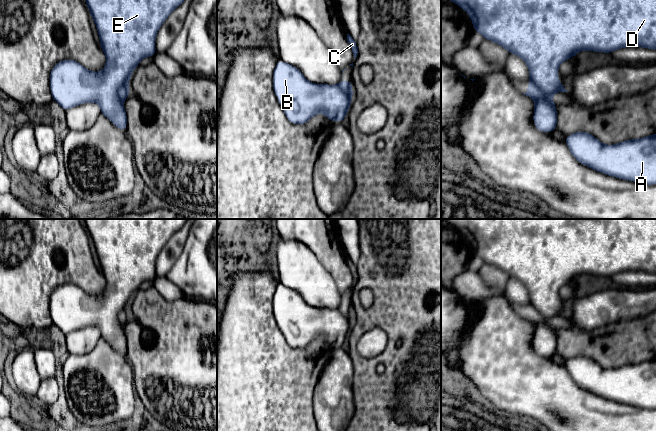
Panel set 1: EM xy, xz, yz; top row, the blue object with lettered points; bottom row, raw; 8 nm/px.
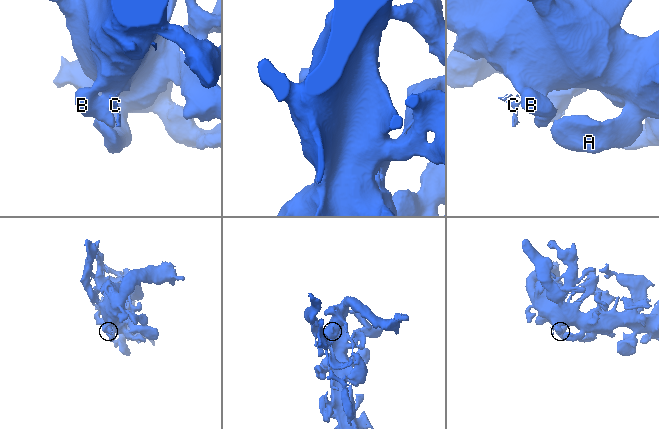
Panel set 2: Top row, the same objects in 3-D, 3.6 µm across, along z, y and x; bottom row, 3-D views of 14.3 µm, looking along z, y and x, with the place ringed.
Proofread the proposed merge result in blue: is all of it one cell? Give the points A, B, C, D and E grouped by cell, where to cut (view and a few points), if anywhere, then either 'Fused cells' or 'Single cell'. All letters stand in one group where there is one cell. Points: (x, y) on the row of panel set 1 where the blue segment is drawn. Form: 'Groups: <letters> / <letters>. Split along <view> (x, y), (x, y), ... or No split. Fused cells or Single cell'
Groups: A B D E / C. Split along yz (530, 79), (542, 92), (551, 96). Fused cells

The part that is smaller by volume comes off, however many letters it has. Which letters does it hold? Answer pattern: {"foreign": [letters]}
{"foreign": ["C"]}

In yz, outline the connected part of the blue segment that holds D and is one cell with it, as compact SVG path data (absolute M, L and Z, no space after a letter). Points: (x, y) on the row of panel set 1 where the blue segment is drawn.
M450 0L465 10L472 21L473 30L479 32L484 39L495 42L509 53L523 59L529 69L530 80L546 95L567 92L558 79L559 65L563 61L576 56L581 50L612 53L624 47L642 47L656 50L656 0Z

